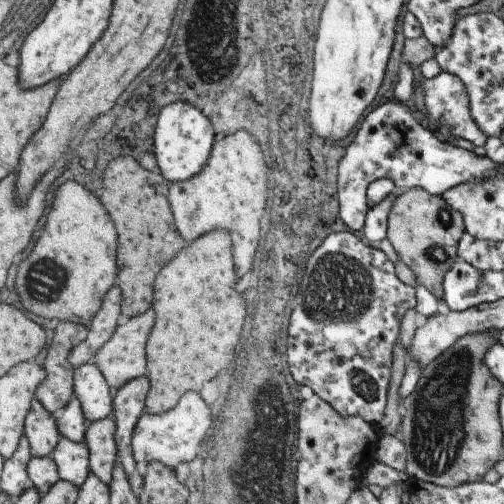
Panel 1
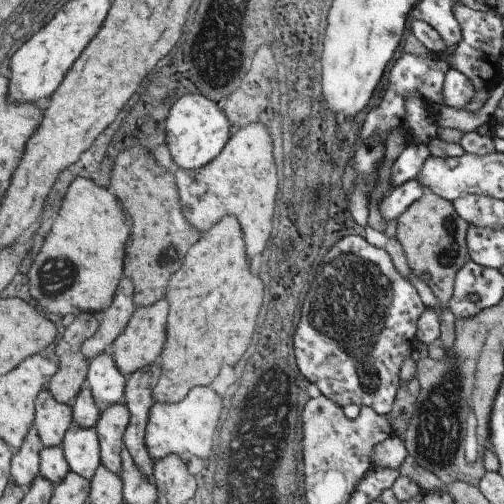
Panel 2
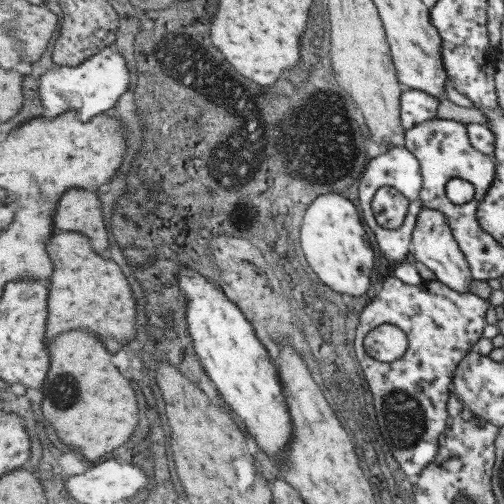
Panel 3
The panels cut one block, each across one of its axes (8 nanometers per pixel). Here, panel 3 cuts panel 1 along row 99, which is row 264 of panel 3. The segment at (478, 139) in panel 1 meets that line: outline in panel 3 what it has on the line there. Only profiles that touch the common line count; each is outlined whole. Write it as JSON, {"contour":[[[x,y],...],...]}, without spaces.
{"contour":[[[423,210],[417,214],[417,220],[415,220],[415,226],[413,226],[413,232],[411,232],[411,246],[409,246],[409,254],[413,260],[425,264],[433,274],[435,278],[447,286],[449,290],[453,290],[455,294],[471,294],[471,270],[469,270],[469,264],[463,256],[463,252],[459,250],[457,242],[453,240],[451,236],[451,230],[443,218],[443,214],[439,214],[437,210]]]}

